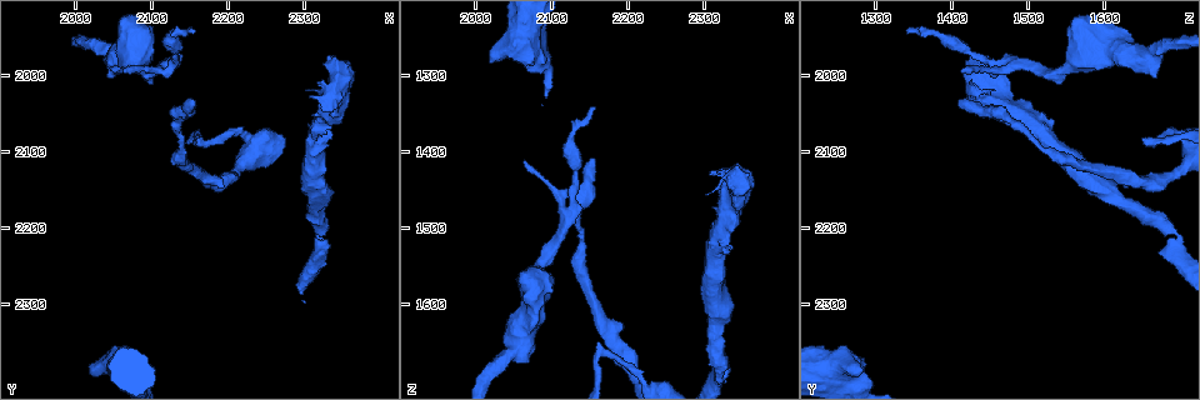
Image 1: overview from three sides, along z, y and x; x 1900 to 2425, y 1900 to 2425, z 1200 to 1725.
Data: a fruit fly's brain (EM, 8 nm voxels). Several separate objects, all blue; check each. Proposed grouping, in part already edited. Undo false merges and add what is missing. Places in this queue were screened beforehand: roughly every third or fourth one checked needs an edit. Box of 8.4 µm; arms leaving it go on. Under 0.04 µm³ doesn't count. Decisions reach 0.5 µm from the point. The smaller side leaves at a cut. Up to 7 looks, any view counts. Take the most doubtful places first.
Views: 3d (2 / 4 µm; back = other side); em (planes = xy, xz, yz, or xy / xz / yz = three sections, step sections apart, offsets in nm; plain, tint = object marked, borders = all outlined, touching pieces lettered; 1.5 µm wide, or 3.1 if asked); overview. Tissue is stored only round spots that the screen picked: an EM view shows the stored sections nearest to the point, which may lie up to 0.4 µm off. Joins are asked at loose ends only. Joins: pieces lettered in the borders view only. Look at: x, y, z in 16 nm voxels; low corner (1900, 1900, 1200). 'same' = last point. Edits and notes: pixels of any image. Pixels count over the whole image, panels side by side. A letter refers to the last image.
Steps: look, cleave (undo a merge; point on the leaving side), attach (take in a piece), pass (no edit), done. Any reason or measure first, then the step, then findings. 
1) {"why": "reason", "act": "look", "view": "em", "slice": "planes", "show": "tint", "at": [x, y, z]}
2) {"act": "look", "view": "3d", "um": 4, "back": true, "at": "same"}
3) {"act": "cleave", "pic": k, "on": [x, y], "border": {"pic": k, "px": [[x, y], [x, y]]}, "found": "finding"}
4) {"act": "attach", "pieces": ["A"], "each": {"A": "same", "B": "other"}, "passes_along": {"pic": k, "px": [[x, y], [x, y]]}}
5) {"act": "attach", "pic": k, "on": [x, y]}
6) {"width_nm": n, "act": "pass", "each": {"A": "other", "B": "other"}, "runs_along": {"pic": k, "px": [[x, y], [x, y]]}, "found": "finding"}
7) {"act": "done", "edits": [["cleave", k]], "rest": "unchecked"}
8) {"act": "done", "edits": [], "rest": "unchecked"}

{"act": "look", "view": "em", "slice": "planes", "show": "borders", "at": [2020, 2390, 1280]}

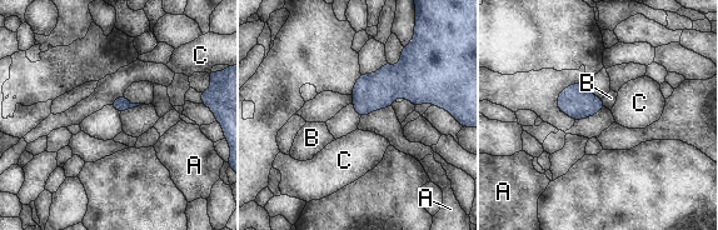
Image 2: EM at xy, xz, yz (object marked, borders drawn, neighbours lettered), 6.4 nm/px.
{"longest_contact_nm": ["B", 70], "act": "pass", "each": {"A": "other", "B": "other", "C": "other"}, "border": {"pic": 2, "px": [[601, 99], [606, 106]]}, "found": "none of them fits"}

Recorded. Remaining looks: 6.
{"why": "an open end", "act": "look", "view": "em", "slice": "planes", "show": "borders", "at": [2155, 2030, 1410]}

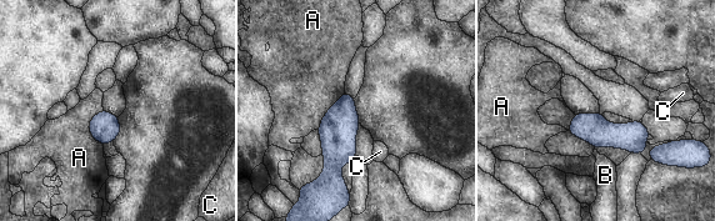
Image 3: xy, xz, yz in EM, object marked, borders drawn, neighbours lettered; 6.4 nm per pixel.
{"width_nm": 190, "act": "pass", "each": {"A": "other", "B": "other", "C": "other"}, "border": {"pic": 3, "px": [[103, 109], [89, 122], [103, 146]]}, "found": "none of them fits"}

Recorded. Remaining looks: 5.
{"why": "an open end", "act": "look", "view": "em", "slice": "xy", "step": 8, "show": "borders", "at": [2155, 1945, 1340]}

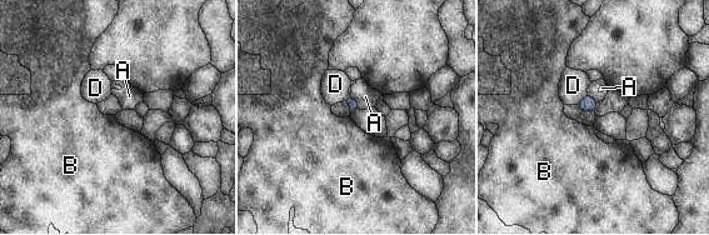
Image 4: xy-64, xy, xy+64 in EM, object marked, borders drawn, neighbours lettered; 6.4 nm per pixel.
{"longest_contact_nm": ["D", 100], "act": "attach", "pieces": ["A"], "each": {"A": "same", "B": "other", "D": "other"}, "passes_along": {"pic": 4, "px": [[353, 104], [355, 101], [365, 96]]}, "found": "it goes on there"}

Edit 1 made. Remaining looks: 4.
{"act": "done", "edits": [["attach", 4]], "rest": "unchecked"}

